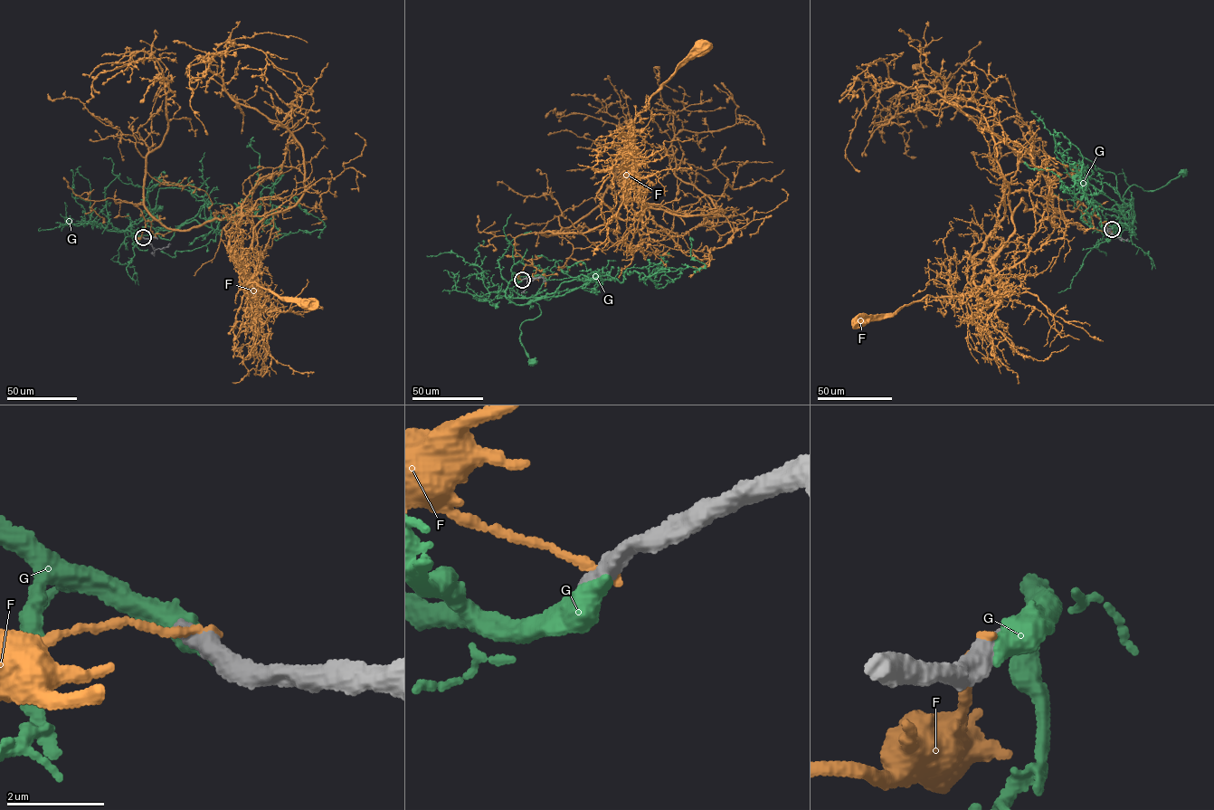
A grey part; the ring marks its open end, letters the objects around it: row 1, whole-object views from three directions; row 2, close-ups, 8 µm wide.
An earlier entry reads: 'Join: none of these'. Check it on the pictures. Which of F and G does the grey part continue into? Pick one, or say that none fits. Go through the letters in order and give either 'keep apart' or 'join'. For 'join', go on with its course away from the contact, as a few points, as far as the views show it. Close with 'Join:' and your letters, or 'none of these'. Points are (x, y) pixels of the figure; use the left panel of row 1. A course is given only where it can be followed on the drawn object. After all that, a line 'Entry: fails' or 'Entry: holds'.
F: keep apart
G: join; it runs (143, 237), (127, 228), (157, 205), (140, 212), (157, 207)
Join: G
Entry: fails

